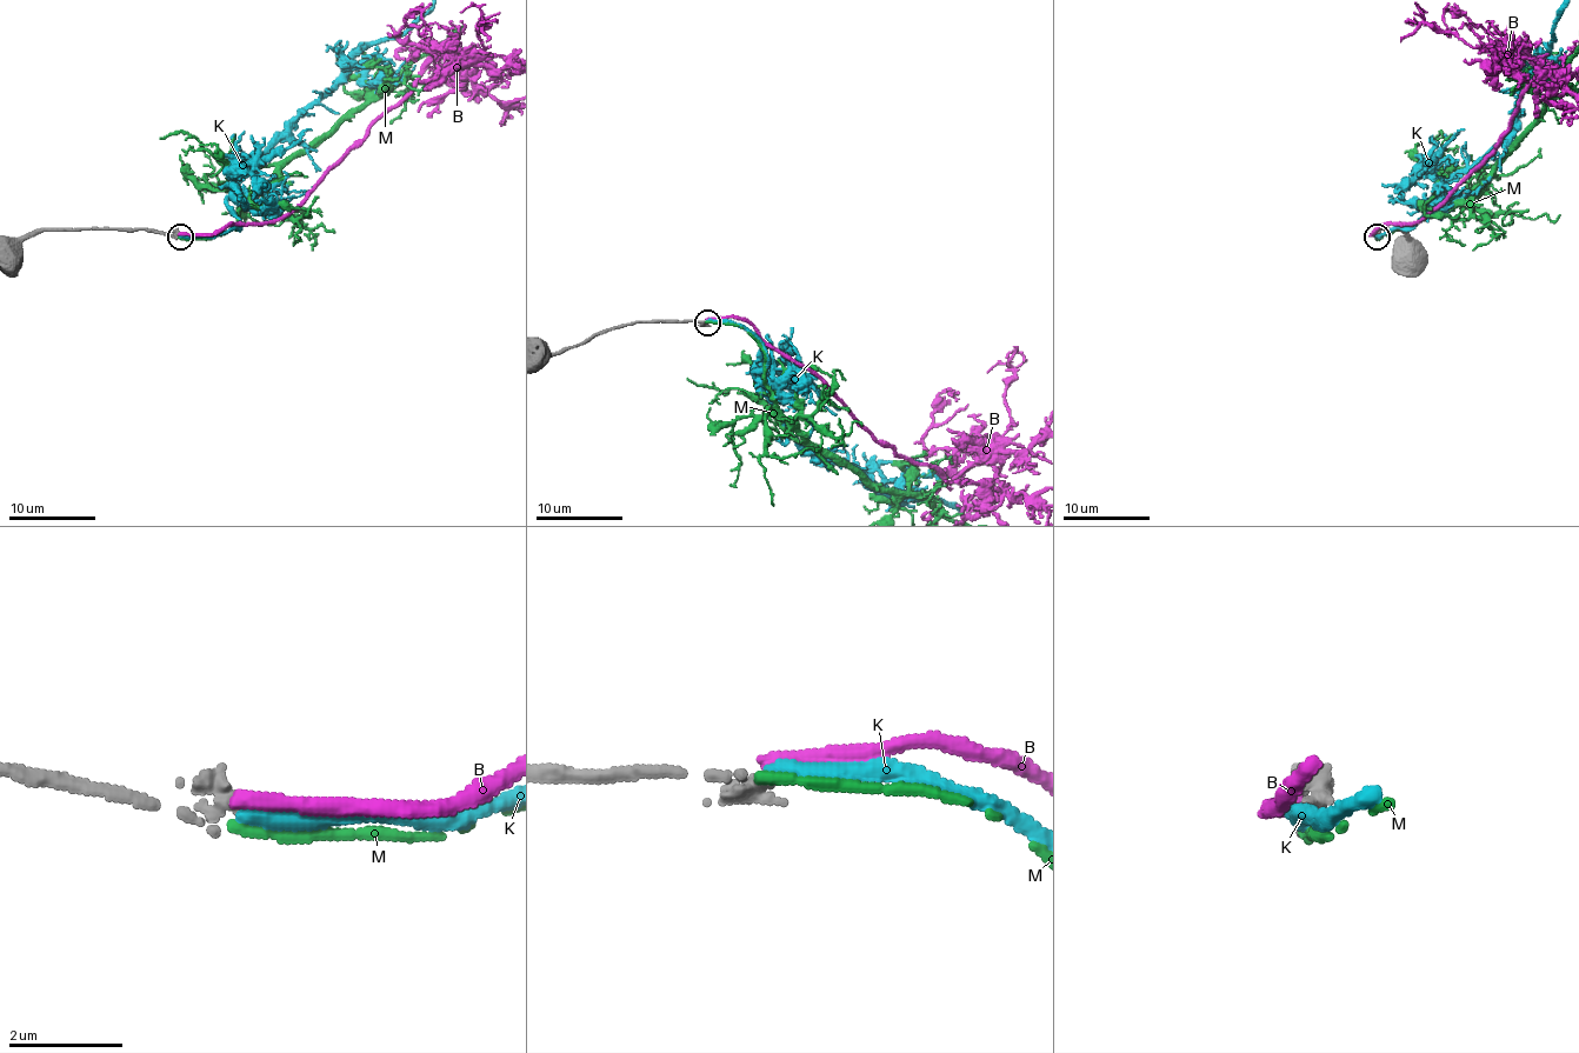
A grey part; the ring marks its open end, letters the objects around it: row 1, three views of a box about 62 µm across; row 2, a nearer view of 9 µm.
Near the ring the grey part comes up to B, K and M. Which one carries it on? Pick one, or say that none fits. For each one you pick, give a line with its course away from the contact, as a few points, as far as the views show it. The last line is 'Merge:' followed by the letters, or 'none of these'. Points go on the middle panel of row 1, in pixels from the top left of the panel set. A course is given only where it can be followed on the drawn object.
Merge: M

